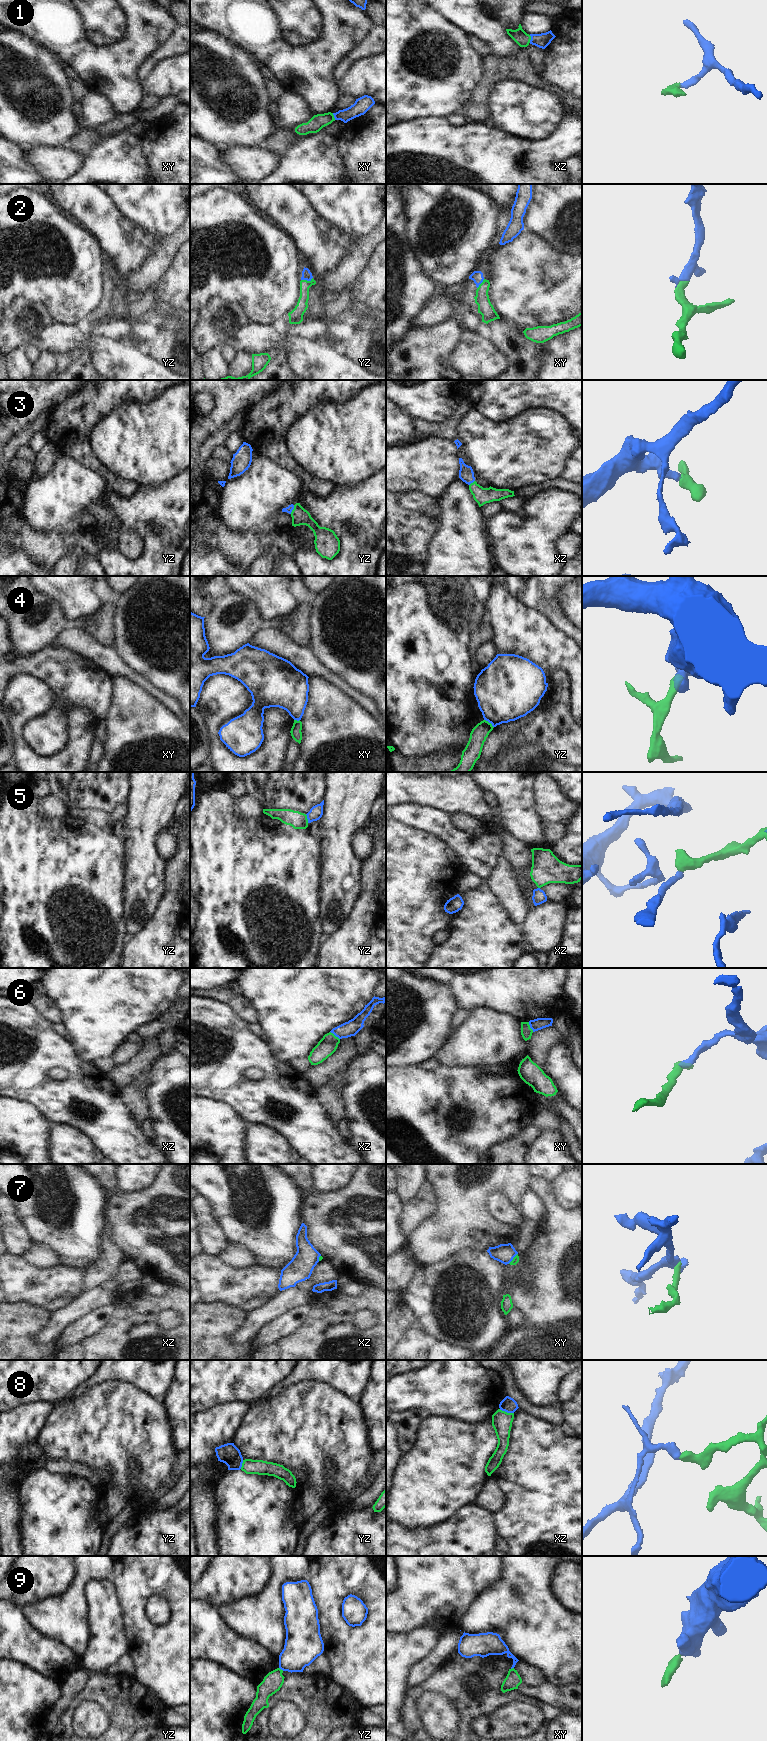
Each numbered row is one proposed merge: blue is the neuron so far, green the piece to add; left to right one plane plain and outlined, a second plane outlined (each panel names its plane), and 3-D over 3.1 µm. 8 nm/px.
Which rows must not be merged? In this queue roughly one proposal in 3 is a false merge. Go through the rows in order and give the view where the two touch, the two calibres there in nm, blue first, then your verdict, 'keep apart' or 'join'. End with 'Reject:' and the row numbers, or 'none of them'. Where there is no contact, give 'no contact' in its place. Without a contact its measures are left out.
1: contact in xz; calibres 120 and 110 nm; join
2: contact in yz; calibres 80 and 90 nm; join
3: contact in yz; calibres 50 and 140 nm; join
4: contact in yz; calibres 440 and 140 nm; keep apart
5: contact in yz; calibres 110 and 140 nm; join
6: contact in xz; calibres 120 and 150 nm; keep apart
7: contact in xy; calibres 160 and 50 nm; keep apart
8: contact in xz; calibres 120 and 160 nm; keep apart
9: contact in yz; calibres 280 and 160 nm; keep apart
Reject: 4, 6, 7, 8, 9

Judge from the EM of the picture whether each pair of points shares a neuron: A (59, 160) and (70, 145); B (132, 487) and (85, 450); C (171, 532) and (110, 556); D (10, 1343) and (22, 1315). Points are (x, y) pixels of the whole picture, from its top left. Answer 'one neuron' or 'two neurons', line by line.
A: two neurons
B: one neuron
C: one neuron
D: one neuron

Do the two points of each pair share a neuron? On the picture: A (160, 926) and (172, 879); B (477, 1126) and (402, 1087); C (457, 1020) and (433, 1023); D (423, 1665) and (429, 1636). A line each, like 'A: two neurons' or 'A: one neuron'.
A: one neuron
B: one neuron
C: two neurons
D: two neurons

